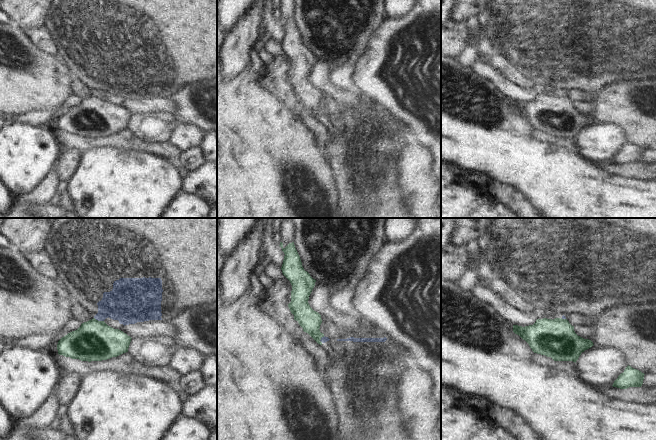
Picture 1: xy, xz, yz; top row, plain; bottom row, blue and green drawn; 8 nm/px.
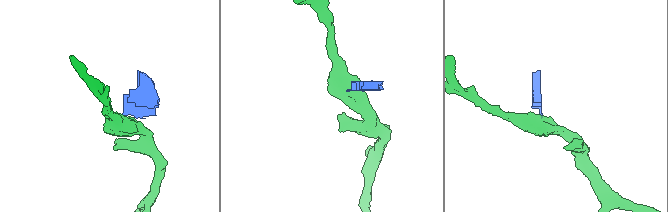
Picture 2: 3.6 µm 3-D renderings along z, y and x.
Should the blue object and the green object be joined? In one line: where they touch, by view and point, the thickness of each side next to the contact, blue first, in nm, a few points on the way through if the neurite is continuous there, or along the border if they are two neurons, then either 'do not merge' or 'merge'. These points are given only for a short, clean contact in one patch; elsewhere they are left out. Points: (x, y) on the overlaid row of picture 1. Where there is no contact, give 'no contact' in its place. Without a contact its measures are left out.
contact xy (99, 320); calibres 300 and 320 nm; border xy (94, 317), (103, 321); do not merge

